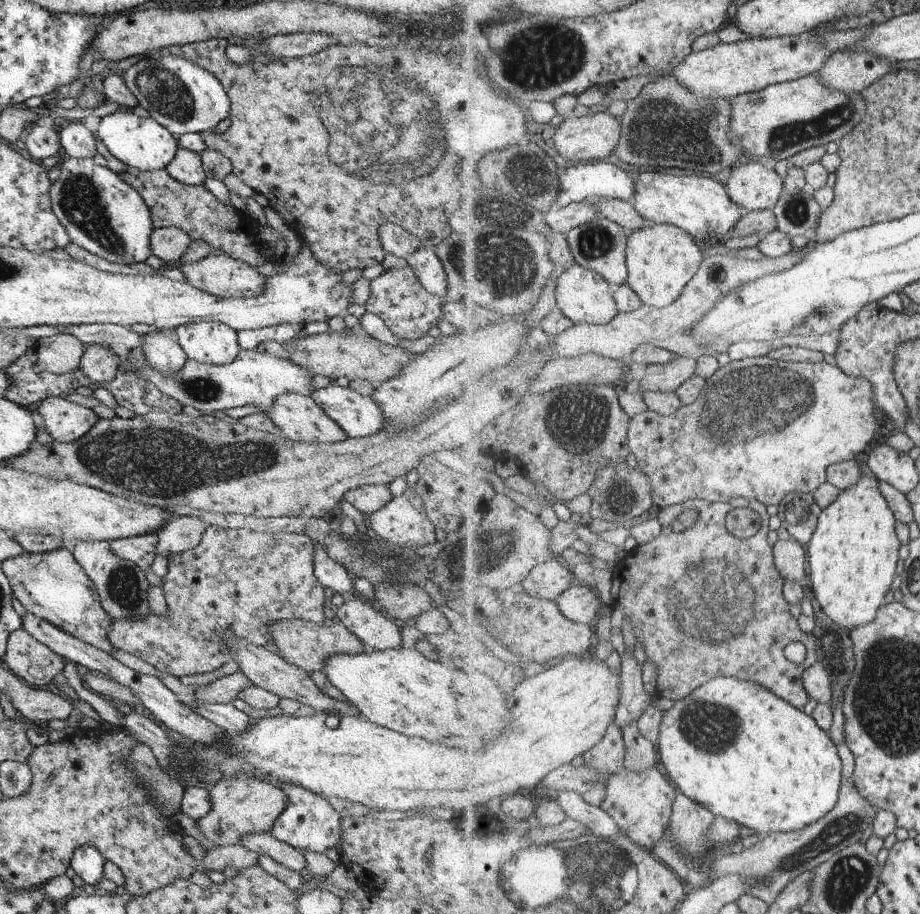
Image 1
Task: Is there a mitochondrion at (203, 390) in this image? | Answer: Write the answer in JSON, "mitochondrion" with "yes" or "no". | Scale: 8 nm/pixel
{"mitochondrion":"yes"}

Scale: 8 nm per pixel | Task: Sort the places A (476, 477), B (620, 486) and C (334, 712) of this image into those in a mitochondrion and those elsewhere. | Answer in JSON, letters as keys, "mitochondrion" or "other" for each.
{"A":"other","B":"mitochondrion","C":"other"}

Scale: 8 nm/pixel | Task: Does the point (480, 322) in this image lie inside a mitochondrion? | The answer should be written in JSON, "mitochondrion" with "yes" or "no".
{"mitochondrion":"no"}

